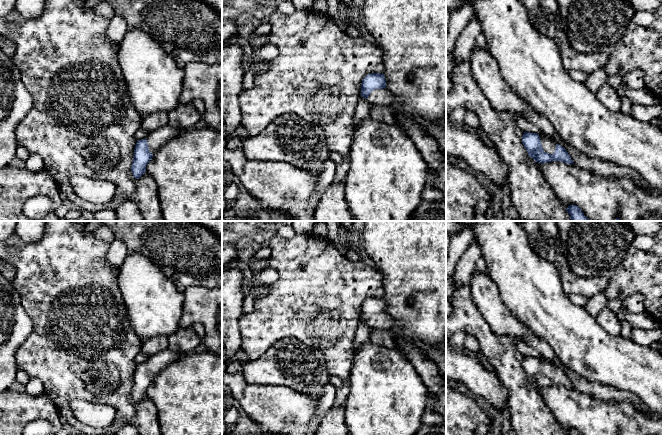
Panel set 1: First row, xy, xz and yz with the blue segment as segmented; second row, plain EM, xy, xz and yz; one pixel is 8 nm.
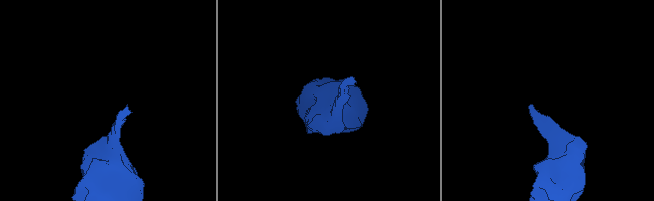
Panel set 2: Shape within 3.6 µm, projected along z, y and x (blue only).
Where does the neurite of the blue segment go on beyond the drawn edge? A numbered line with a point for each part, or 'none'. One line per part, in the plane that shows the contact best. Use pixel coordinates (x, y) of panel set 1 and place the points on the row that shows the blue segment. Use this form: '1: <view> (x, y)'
1: yz (548, 145)

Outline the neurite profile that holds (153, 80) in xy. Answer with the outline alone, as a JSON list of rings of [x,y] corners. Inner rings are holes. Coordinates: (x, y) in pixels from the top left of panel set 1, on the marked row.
[[[128,28],[118,44],[117,56],[130,101],[142,117],[155,112],[169,113],[180,104],[183,69],[149,34],[139,28]]]

